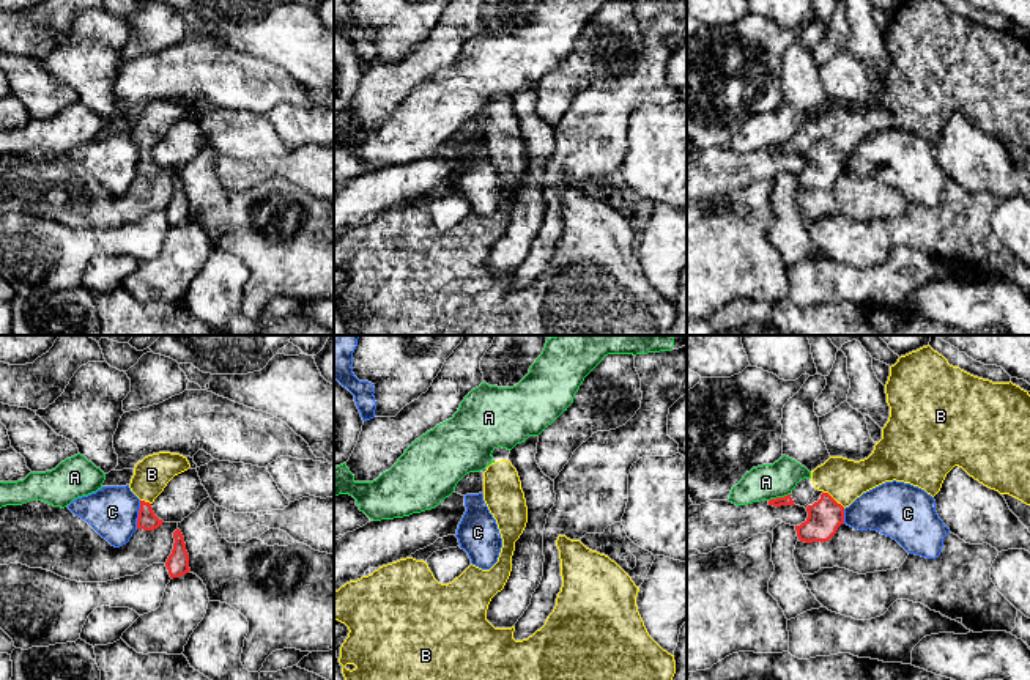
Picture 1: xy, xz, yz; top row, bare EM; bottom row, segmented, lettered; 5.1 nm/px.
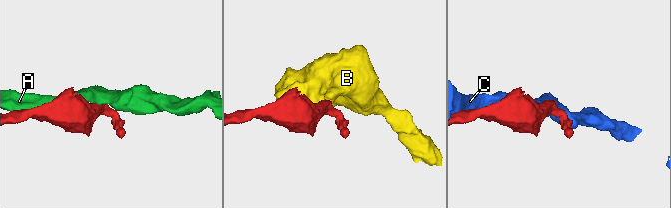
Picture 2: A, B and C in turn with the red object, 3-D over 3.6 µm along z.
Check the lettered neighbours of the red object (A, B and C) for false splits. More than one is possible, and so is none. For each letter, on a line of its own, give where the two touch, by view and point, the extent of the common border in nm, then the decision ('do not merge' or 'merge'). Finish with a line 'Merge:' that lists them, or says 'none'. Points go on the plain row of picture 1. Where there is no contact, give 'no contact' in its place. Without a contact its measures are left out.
A: meets red in yz at (778, 145); contact 120 nm long; do not merge
B: meets red in yz at (833, 147); contact 140 nm long; merge
C: meets red in xy at (139, 162); contact 150 nm long; do not merge
Merge: B

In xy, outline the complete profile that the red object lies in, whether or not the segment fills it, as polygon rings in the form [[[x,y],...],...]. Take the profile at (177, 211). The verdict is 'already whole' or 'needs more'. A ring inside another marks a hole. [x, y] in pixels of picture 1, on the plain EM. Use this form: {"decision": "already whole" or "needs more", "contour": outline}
{"decision": "already whole", "contour": [[[180,176],[173,179],[173,186],[175,186],[173,197],[165,209],[165,214],[172,227],[180,225],[191,219],[189,201],[186,198],[184,184]]]}

